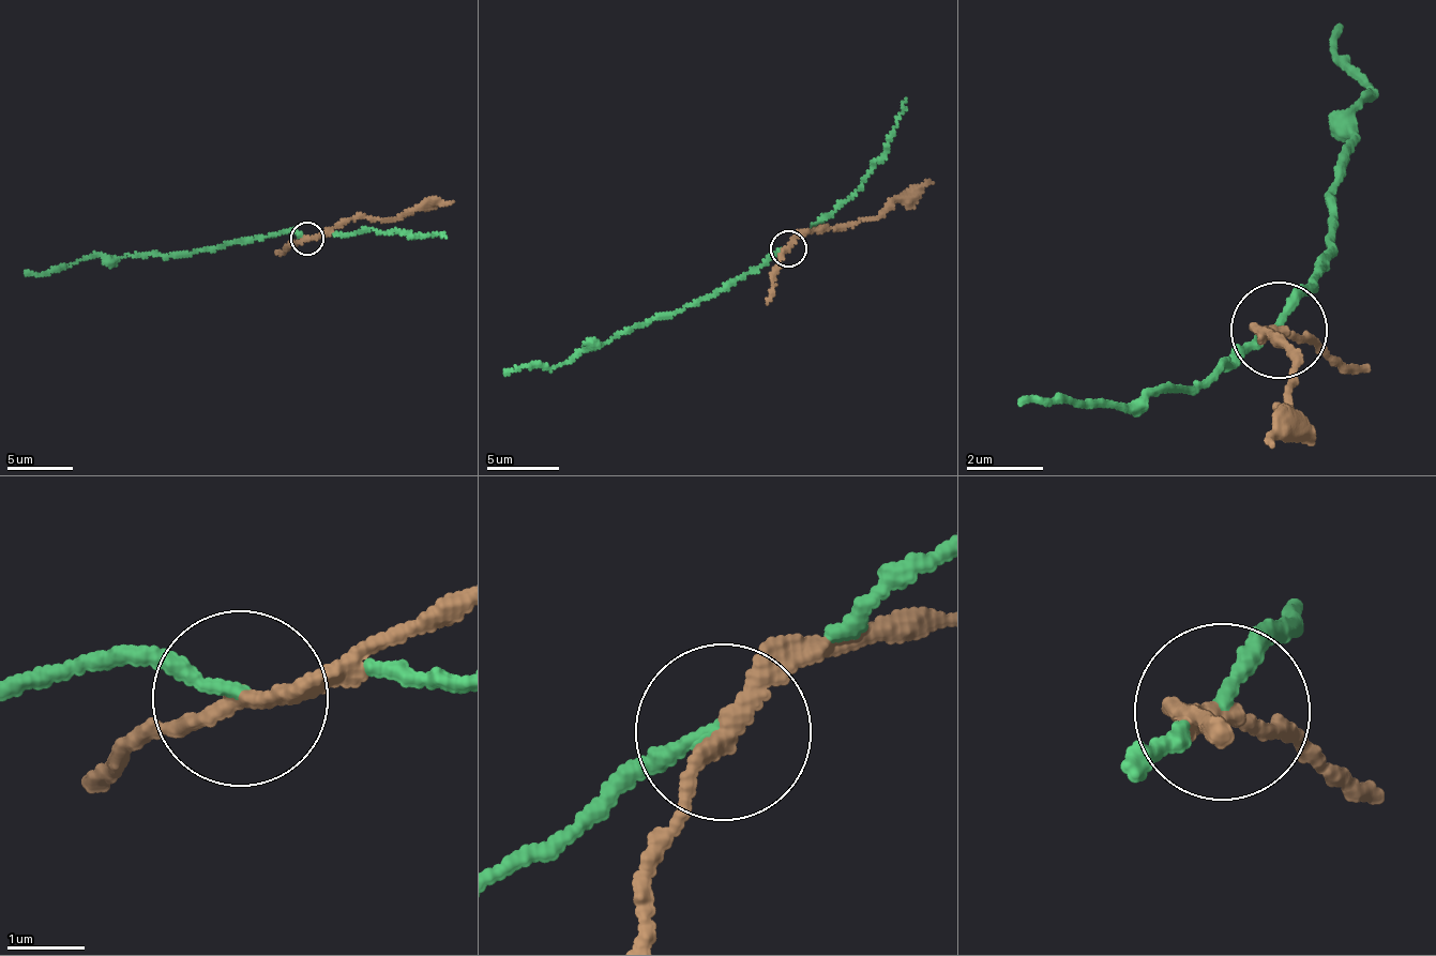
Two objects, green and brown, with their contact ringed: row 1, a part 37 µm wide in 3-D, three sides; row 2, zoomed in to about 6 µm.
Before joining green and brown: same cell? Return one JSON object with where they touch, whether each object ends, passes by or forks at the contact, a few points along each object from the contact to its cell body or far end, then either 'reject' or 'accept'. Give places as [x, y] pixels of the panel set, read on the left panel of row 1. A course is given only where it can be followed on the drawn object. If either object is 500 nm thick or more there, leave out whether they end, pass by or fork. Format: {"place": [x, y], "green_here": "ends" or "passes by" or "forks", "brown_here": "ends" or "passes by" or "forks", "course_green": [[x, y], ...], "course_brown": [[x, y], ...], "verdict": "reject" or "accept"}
{"place": [307, 238], "green_here": "ends", "brown_here": "passes by", "course_green": [[308, 238], [287, 231], [175, 255], [84, 259], [45, 275], [25, 271]], "course_brown": [[308, 238], [351, 218], [402, 217], [416, 208], [453, 201]], "verdict": "reject"}

